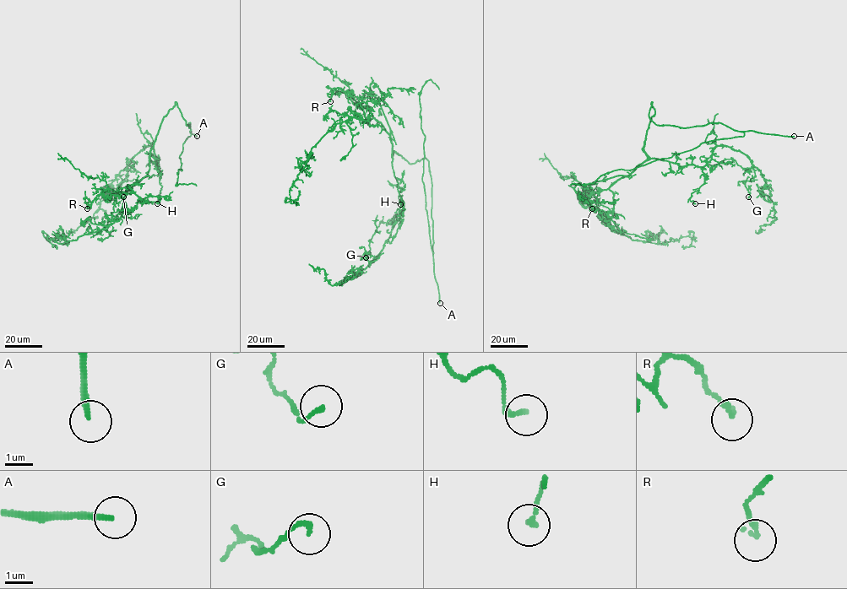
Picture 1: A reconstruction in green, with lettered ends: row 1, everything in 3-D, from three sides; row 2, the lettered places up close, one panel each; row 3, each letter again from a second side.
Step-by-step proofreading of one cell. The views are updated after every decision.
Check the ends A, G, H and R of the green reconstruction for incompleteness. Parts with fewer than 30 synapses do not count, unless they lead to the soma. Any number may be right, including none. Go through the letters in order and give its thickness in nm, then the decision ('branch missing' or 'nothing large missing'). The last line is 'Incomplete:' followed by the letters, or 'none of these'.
A: calibre 190 nm; branch missing
G: calibre 150 nm; nothing large missing
H: calibre 170 nm; nothing large missing
R: calibre 190 nm; nothing large missing
Incomplete: A

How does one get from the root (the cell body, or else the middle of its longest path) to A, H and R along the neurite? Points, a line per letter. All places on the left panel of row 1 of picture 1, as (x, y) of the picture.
A: (177, 105), (189, 127), (190, 122), (190, 131), (197, 136)
H: (177, 105), (176, 101), (164, 117), (150, 150), (149, 159), (155, 166), (158, 164), (162, 186), (157, 203)
R: (177, 105), (176, 101), (164, 117), (150, 150), (148, 175), (125, 191), (106, 189), (89, 200), (87, 208)

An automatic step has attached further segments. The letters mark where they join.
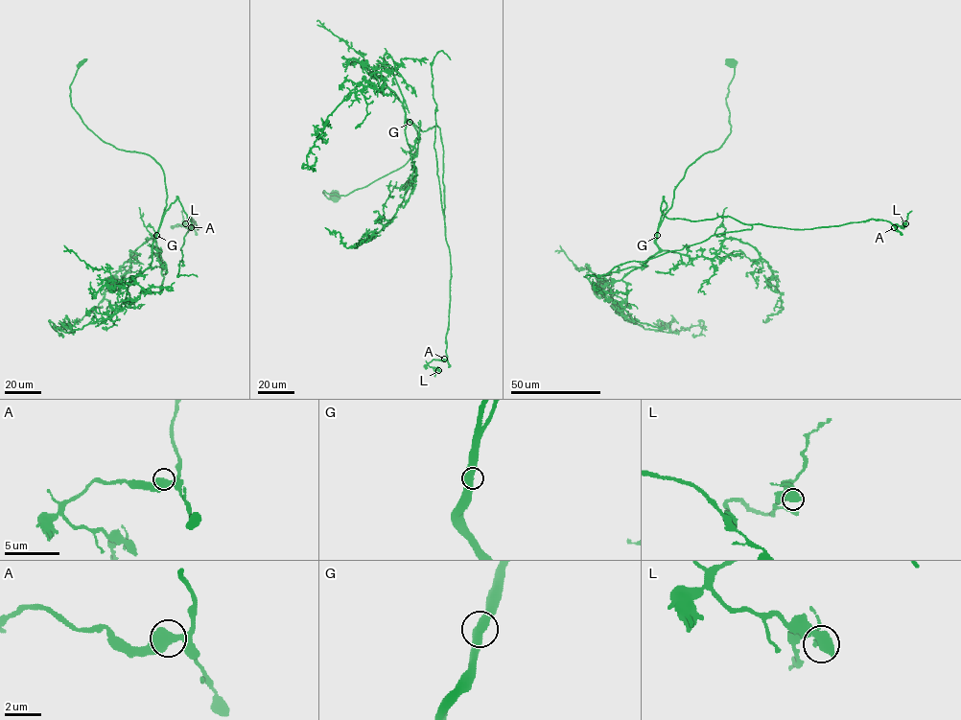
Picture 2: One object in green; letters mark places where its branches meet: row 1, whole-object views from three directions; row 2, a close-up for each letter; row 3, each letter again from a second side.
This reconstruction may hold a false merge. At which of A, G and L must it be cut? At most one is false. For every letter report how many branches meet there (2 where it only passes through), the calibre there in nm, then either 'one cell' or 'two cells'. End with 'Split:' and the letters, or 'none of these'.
A: branches 2; calibre 550 nm; one cell
G: branches 2; calibre 550 nm; one cell
L: branches 2; calibre 550 nm; one cell
Split: none of these

